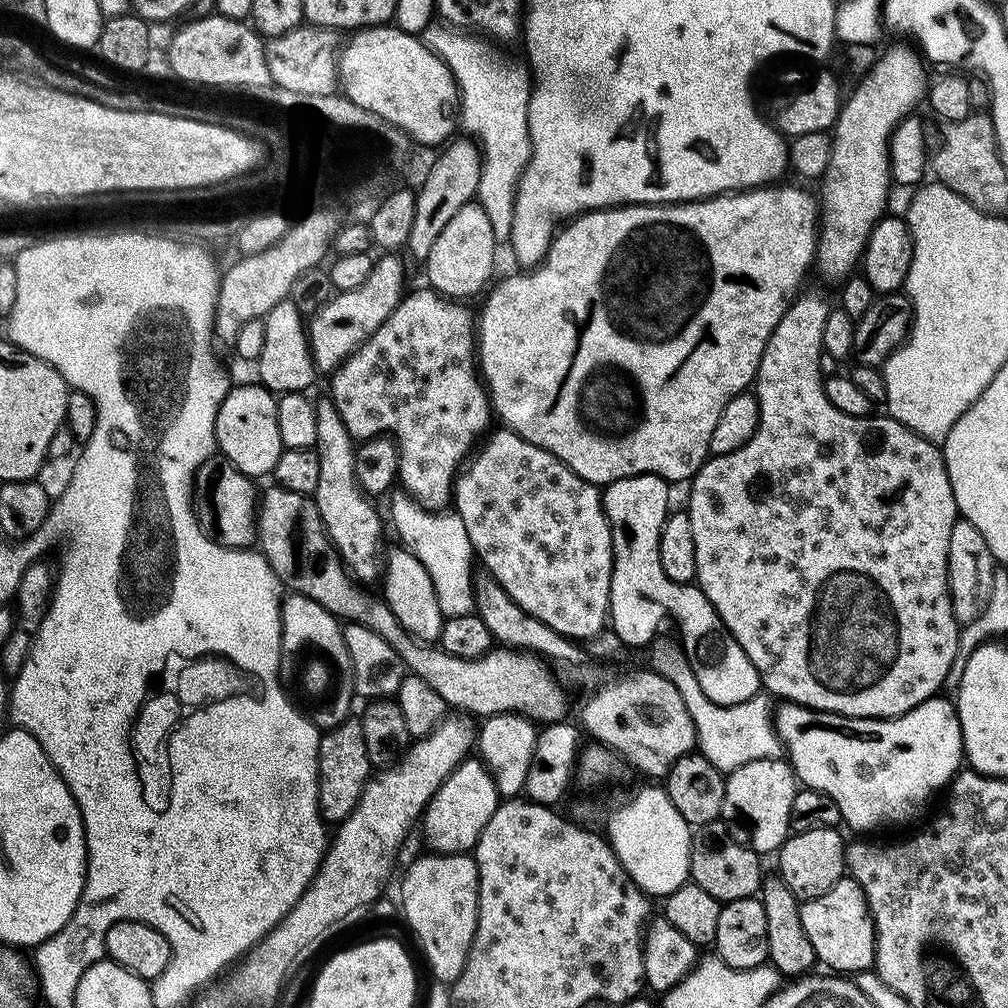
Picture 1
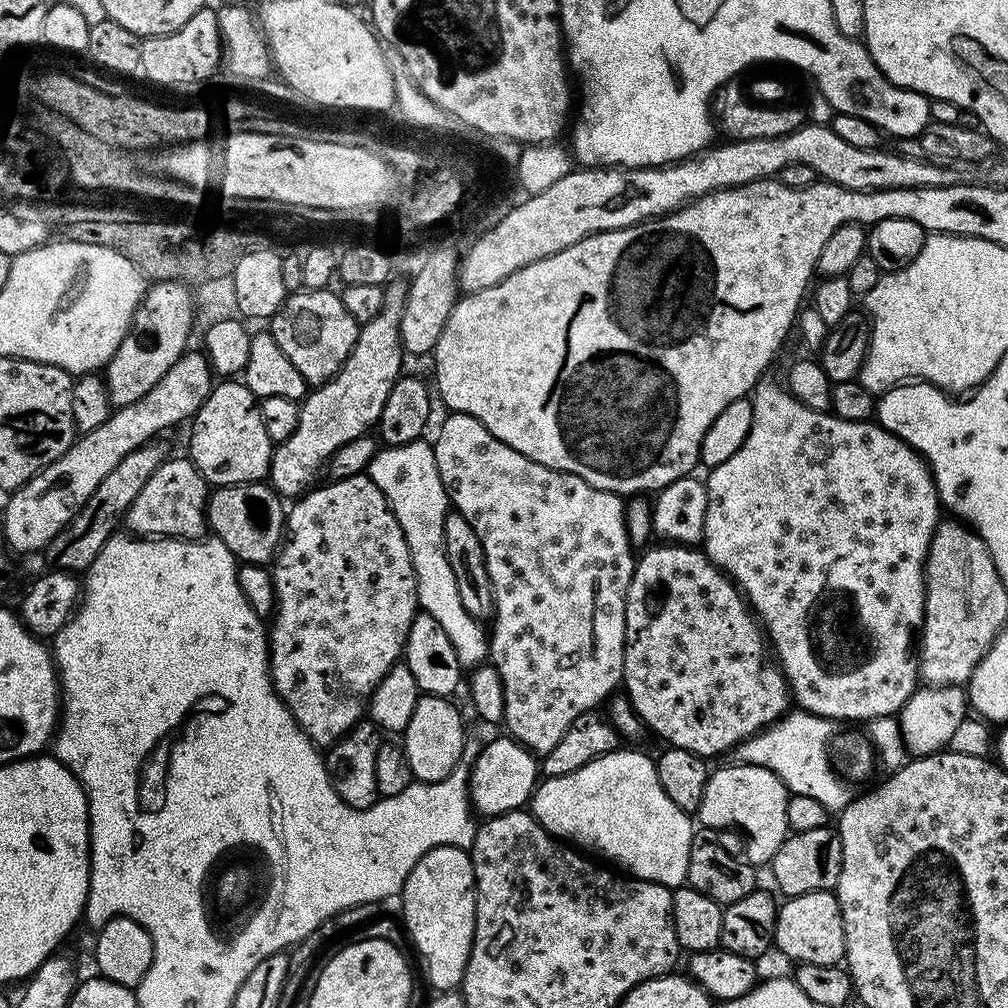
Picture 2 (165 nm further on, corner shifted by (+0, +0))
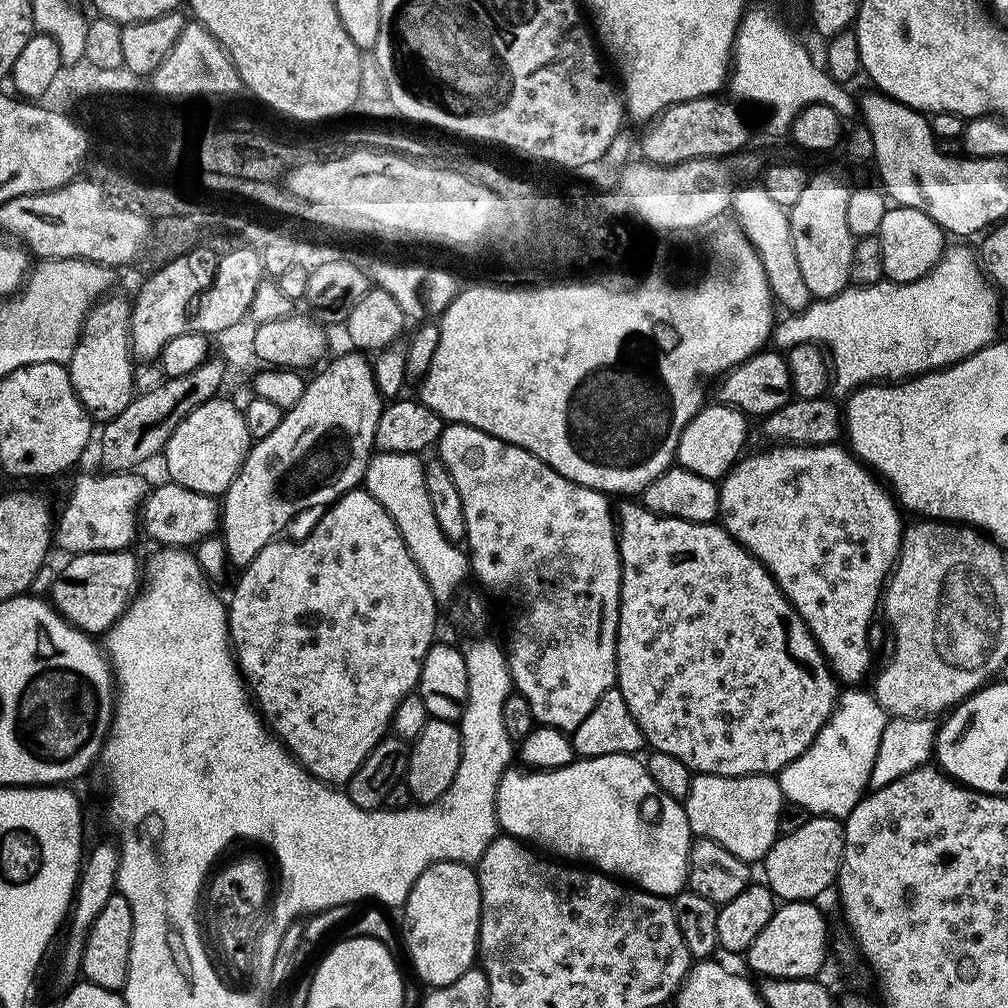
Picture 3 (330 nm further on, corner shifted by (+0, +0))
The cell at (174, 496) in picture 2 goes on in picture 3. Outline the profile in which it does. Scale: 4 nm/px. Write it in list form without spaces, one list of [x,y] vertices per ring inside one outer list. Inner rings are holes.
[[[139,471],[109,472],[104,476],[80,476],[72,484],[64,505],[58,508],[58,515],[54,520],[54,544],[58,549],[75,554],[78,552],[123,552],[131,549],[132,539],[138,536],[138,513],[144,497],[150,491],[150,484],[140,477]]]

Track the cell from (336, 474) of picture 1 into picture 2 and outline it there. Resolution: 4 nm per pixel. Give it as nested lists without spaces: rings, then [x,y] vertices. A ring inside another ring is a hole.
[[[366,474],[332,480],[328,484],[321,483],[303,493],[295,501],[296,504],[286,512],[286,539],[281,543],[271,565],[272,587],[276,590],[276,606],[270,620],[268,634],[268,671],[272,673],[272,685],[276,687],[281,702],[290,710],[290,714],[313,744],[331,746],[341,740],[361,723],[366,712],[368,697],[376,691],[376,687],[384,681],[384,675],[397,667],[404,655],[404,644],[408,641],[412,619],[418,614],[416,598],[416,575],[410,558],[410,550],[404,541],[402,526],[398,526],[398,518],[394,518],[394,510],[386,502],[382,490]]]

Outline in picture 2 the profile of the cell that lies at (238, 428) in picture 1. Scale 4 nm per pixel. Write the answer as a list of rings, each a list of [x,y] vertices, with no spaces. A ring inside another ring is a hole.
[[[239,379],[217,383],[190,427],[192,437],[188,440],[187,455],[209,485],[255,484],[269,475],[274,445],[270,434],[266,434],[258,397]]]

